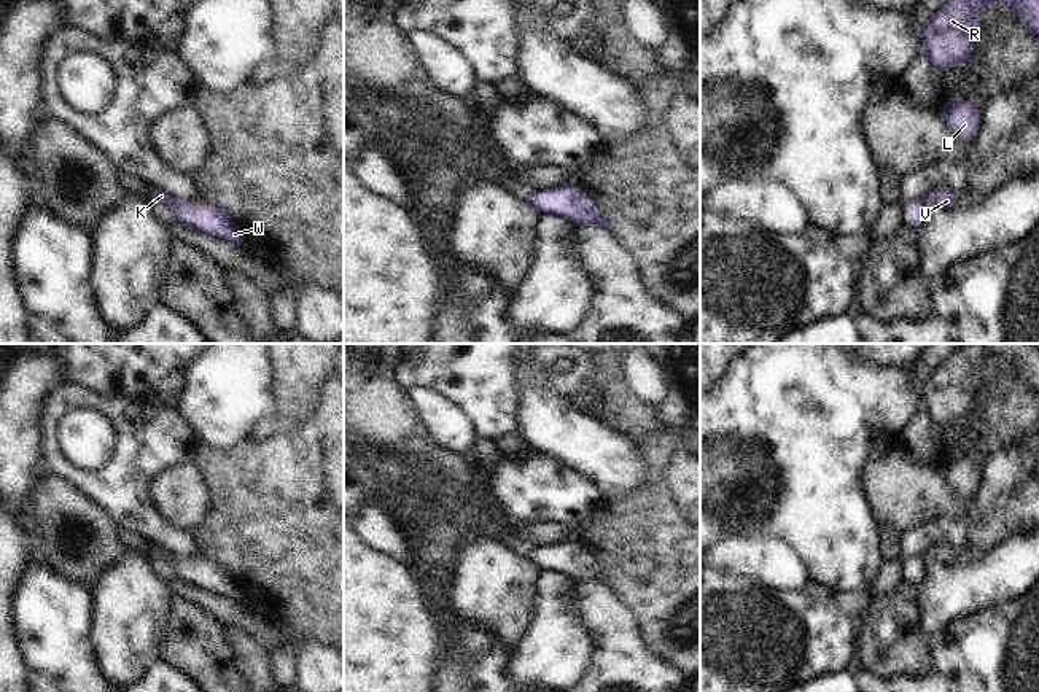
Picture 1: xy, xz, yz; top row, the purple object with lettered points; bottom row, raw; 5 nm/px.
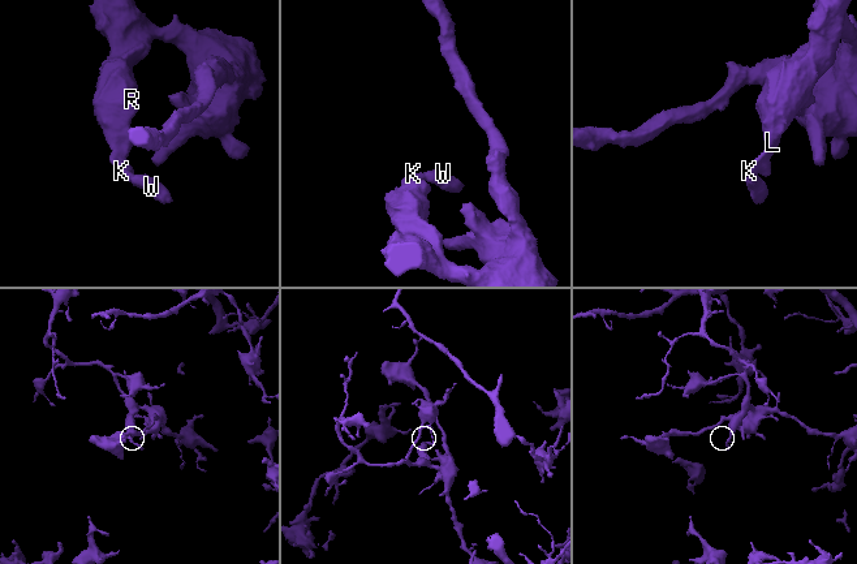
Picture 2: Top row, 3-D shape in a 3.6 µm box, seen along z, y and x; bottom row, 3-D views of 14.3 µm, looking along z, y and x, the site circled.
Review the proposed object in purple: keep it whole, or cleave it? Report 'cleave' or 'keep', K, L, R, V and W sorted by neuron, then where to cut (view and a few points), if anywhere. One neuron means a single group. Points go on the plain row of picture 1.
keep; groups K L R V W; cut none

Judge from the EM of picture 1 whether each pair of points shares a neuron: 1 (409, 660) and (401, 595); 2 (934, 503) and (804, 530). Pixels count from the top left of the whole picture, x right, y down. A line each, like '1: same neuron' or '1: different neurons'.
1: same neuron
2: different neurons

